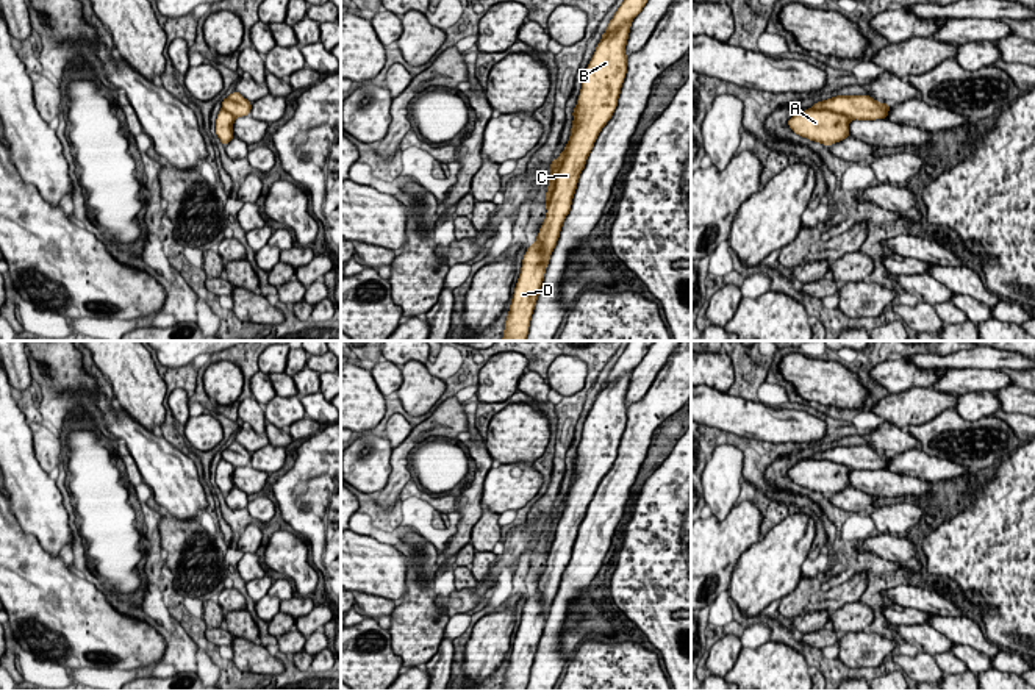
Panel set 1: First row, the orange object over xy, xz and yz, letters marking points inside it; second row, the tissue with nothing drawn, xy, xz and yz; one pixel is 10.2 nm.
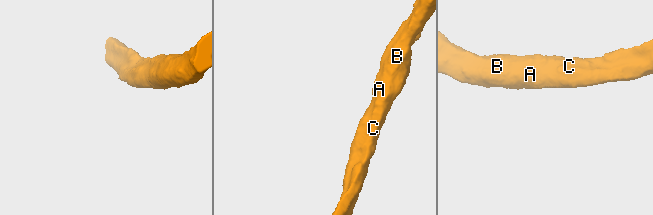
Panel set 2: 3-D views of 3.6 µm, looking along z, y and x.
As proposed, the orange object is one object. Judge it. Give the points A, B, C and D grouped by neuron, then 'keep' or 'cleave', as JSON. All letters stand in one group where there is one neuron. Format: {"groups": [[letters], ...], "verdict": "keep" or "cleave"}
{"groups": [["A", "D"], ["B", "C"]], "verdict": "cleave"}

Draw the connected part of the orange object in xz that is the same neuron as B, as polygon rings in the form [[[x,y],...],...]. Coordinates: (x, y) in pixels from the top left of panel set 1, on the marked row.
[[[632,22],[624,23],[602,39],[585,70],[578,95],[577,128],[568,144],[568,153],[557,175],[544,224],[538,241],[543,244],[543,263],[549,258],[560,238],[561,225],[571,211],[578,177],[600,130],[611,119],[627,73],[625,44]]]

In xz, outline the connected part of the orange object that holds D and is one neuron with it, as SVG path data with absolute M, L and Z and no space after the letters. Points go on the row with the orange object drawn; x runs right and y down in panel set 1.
M536 238L524 255L502 341L525 341L544 274L543 244Z

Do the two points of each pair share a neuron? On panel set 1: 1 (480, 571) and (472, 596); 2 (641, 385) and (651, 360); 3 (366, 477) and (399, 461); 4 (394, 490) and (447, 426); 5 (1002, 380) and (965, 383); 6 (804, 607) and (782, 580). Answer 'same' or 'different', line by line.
1: different
2: same
3: different
4: same
5: same
6: different

